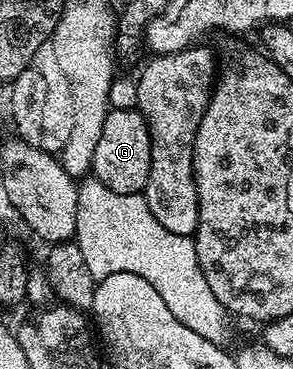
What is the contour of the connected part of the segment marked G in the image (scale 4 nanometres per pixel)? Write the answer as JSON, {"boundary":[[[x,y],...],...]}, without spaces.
{"boundary":[[[136,107],[110,108],[107,119],[103,119],[103,135],[99,135],[99,143],[95,146],[92,176],[99,178],[116,193],[141,193],[150,171],[151,135],[141,110]]]}

